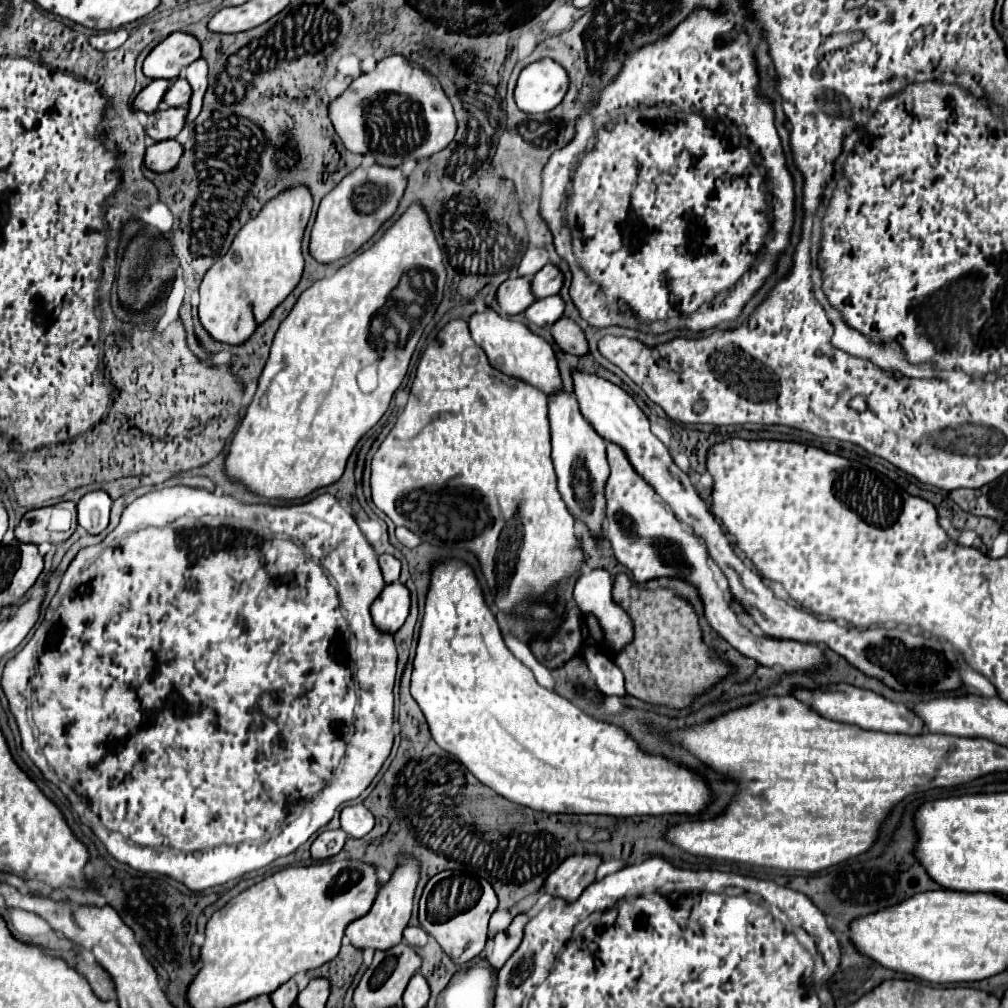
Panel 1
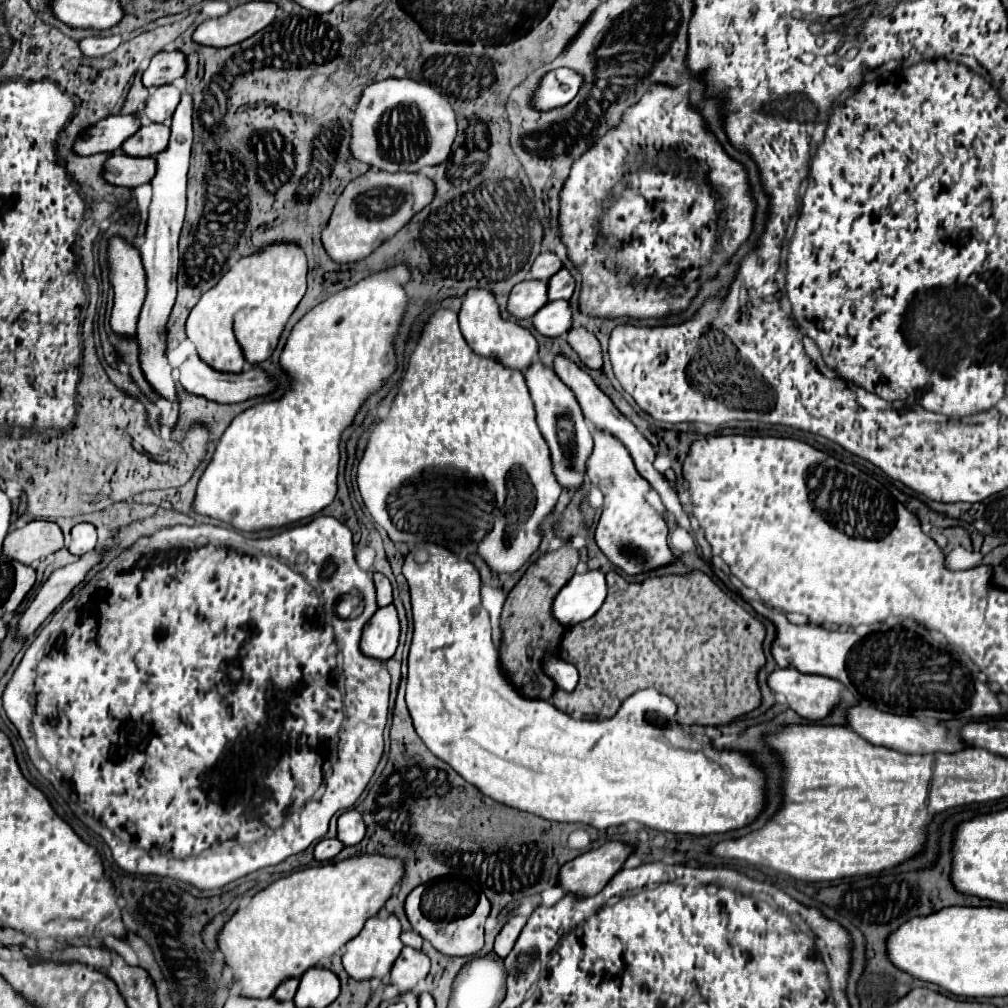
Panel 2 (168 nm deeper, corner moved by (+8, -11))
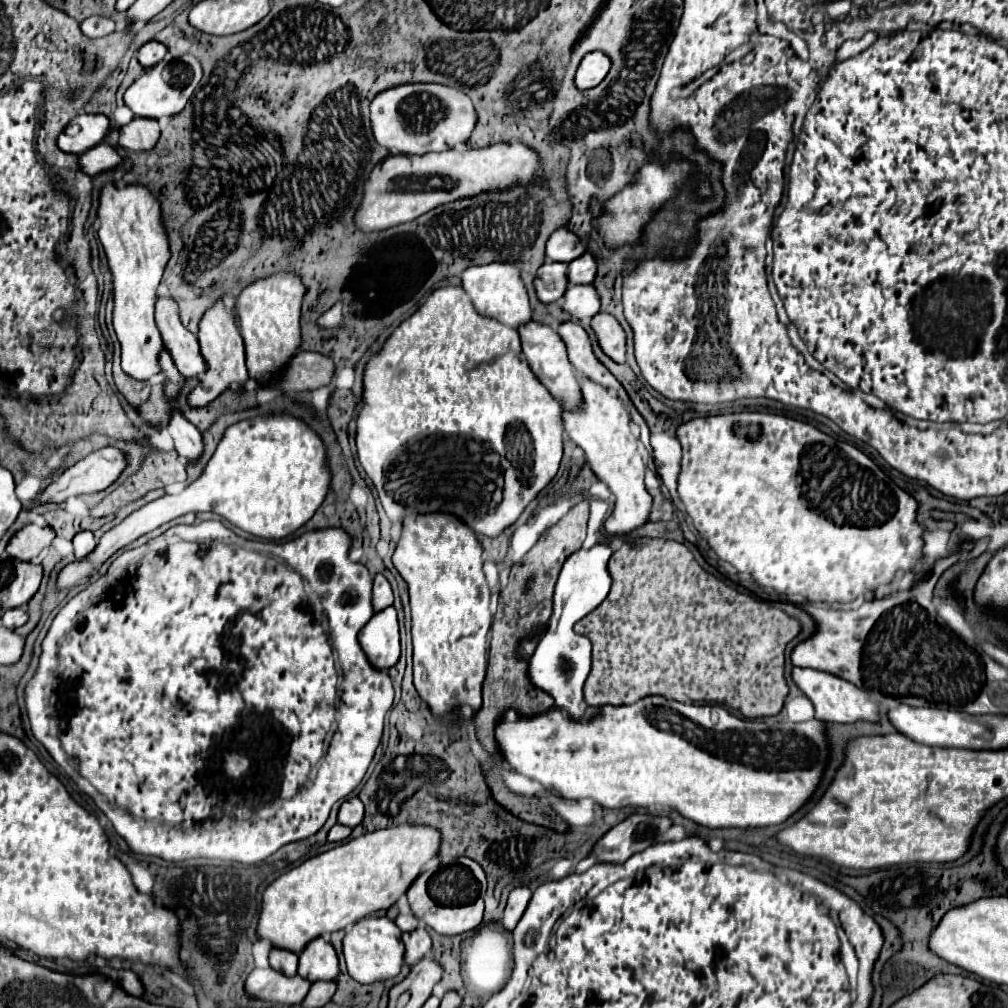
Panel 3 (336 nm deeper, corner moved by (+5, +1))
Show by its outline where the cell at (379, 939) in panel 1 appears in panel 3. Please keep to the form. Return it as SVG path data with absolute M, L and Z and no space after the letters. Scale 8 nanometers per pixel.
M366 917L358 921L344 937L344 959L350 977L354 977L358 983L374 983L384 981L390 977L396 977L402 969L404 959L404 945L402 945L402 931L398 925L388 917Z

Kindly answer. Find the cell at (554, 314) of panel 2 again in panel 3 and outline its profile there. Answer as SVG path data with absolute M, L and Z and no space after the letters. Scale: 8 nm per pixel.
M568 285L562 297L562 311L574 321L588 323L600 311L600 301L592 285Z

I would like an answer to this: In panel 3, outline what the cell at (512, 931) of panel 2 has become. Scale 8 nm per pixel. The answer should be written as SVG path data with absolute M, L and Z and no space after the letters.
M518 887L510 893L508 897L508 905L504 909L504 917L502 917L502 927L506 931L512 931L516 927L516 923L520 921L520 917L524 915L526 907L528 907L528 901L530 901L530 895L532 891L528 887Z

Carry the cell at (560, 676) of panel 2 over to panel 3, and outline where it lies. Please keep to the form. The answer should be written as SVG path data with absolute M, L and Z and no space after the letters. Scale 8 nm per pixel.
M594 545L590 551L580 549L566 559L554 589L552 617L538 641L536 651L530 657L530 679L534 681L534 685L546 689L546 693L554 697L556 705L564 707L566 713L574 715L574 719L582 717L580 703L584 702L583 686L591 670L592 644L588 639L576 635L572 627L606 599L610 591L610 555L612 549L608 545Z

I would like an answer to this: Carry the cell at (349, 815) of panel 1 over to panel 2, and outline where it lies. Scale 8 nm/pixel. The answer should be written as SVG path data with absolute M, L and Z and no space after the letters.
M345 811L337 821L337 839L345 845L357 845L365 837L365 823L359 811Z

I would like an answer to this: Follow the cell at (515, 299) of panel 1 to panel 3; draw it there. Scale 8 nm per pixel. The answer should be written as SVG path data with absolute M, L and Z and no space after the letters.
M544 263L534 279L536 297L542 303L558 301L566 289L566 265L562 263Z

